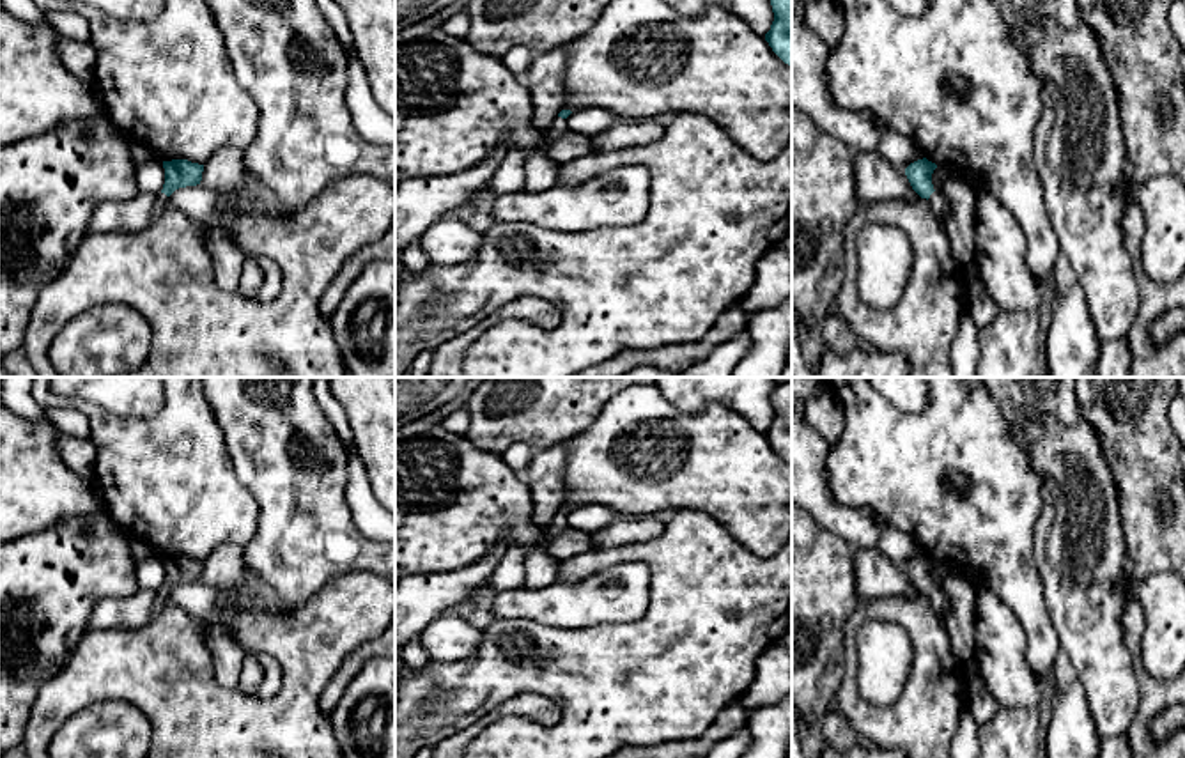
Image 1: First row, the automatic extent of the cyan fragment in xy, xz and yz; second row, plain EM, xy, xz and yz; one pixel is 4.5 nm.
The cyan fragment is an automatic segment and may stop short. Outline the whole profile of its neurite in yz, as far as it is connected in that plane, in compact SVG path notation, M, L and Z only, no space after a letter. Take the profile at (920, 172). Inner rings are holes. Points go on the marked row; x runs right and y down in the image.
M923 158L923 159L918 159L918 161L910 163L905 168L905 175L907 175L912 190L921 198L926 198L928 200L933 214L941 221L941 218L948 211L948 202L946 202L946 197L941 191L935 191L933 190L932 174L933 174L935 168L937 168L935 163L932 163L926 158Z

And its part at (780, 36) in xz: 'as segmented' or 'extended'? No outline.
as segmented

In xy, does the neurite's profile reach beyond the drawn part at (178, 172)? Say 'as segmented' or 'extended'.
extended

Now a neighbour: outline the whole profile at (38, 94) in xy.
M0 7L0 147L101 113L105 106L94 80L81 80L66 69L51 27L23 21Z

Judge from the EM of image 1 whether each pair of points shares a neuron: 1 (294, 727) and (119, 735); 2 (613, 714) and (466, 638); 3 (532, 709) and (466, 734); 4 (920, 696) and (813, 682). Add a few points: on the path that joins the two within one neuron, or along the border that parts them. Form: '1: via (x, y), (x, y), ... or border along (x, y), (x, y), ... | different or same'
1: border along (123, 702), (144, 714), (151, 739) | different
2: border along (484, 631), (479, 645), (466, 657), (440, 663) | different
3: via (516, 709), (503, 709), (482, 723) | same
4: border along (844, 645), (844, 675), (833, 703) | different

